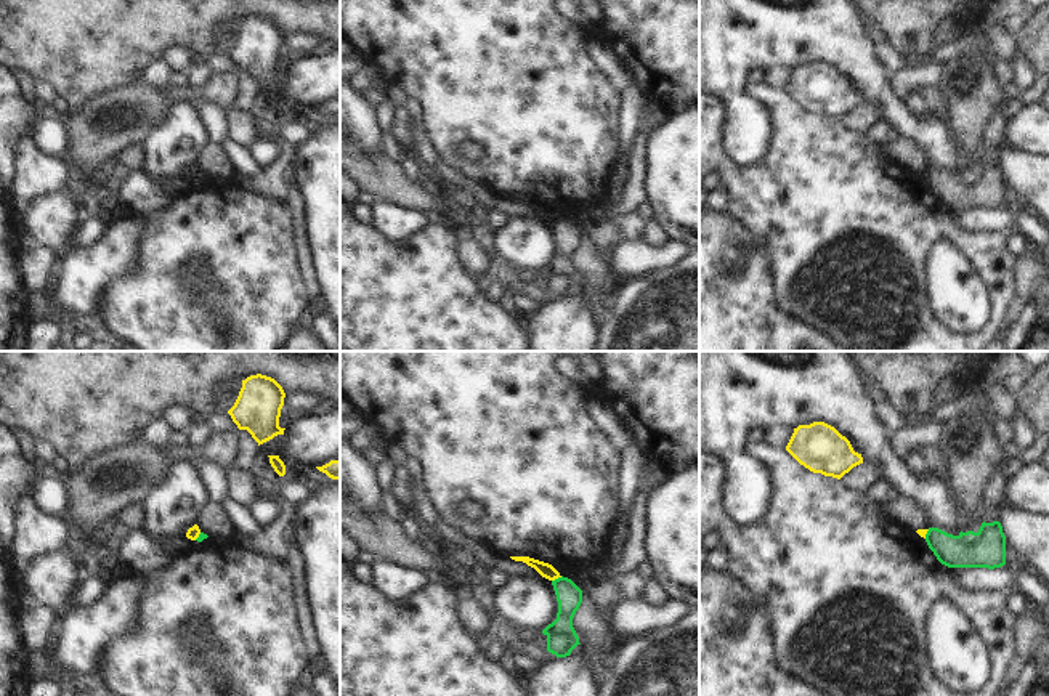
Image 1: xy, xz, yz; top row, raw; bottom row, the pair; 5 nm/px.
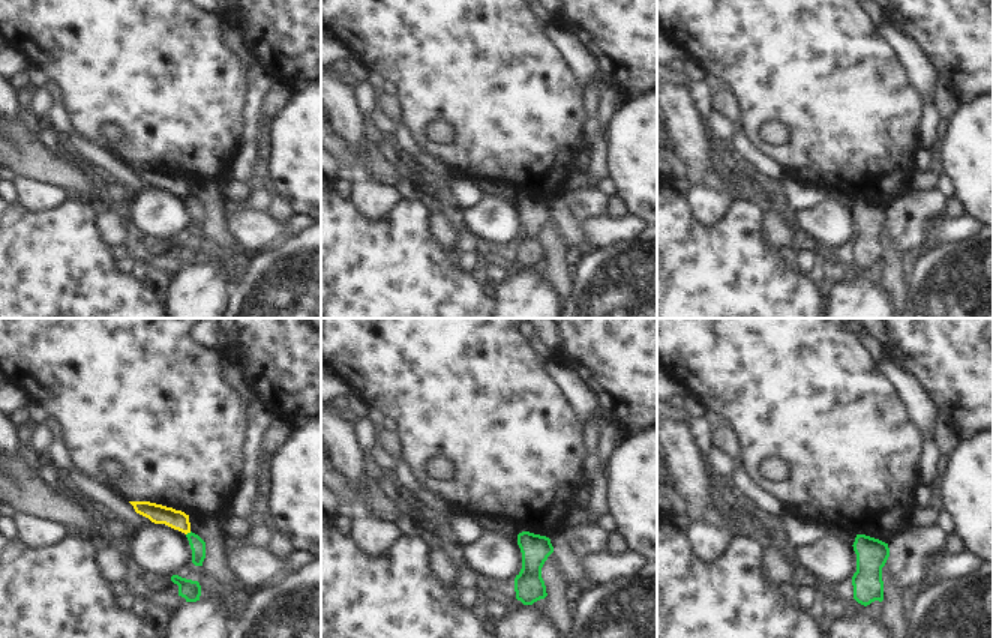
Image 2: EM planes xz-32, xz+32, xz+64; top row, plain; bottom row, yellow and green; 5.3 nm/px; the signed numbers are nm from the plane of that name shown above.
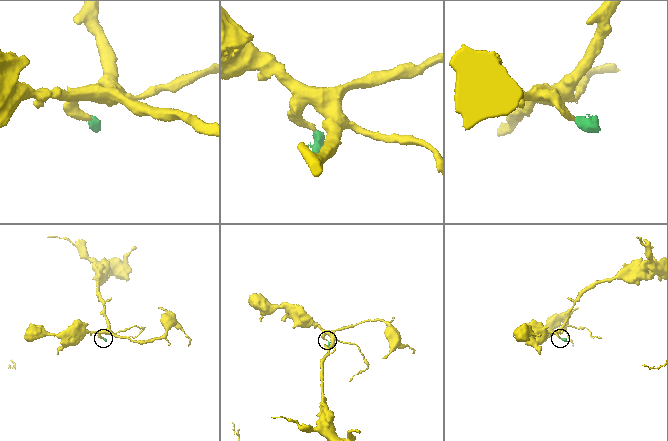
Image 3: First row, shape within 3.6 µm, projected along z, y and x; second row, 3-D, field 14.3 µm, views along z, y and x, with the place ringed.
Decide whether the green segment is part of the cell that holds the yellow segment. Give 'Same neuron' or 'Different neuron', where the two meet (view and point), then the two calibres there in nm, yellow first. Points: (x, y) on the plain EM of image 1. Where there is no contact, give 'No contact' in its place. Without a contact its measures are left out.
Different neuron. Touches yellow at xz (557, 218). Thickness 70 nm (yellow) against 130 nm.

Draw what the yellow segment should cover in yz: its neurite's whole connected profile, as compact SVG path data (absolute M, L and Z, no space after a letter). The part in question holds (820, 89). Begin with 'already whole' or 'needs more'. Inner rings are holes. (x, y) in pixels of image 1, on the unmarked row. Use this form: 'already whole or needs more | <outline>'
already whole | M824 63L794 69L786 91L810 112L837 120L863 104L861 95L853 91L850 82Z

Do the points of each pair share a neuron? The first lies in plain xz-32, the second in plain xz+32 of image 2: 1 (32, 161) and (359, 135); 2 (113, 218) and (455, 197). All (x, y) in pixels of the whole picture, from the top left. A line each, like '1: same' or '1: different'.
1: different
2: different

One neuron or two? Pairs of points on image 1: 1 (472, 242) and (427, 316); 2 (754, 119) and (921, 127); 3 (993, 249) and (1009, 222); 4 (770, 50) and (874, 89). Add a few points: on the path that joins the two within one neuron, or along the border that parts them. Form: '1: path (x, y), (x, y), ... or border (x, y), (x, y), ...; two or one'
1: border (465, 225), (461, 255), (464, 265), (481, 279); two
2: path (753, 63), (762, 53), (839, 53), (865, 79); one
3: border (966, 230), (1004, 231), (1008, 234); two
4: path (796, 42), (828, 42), (849, 63); one

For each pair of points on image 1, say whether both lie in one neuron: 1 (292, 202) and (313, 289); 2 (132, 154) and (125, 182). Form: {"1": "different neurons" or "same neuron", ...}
{"1": "same neuron", "2": "different neurons"}

